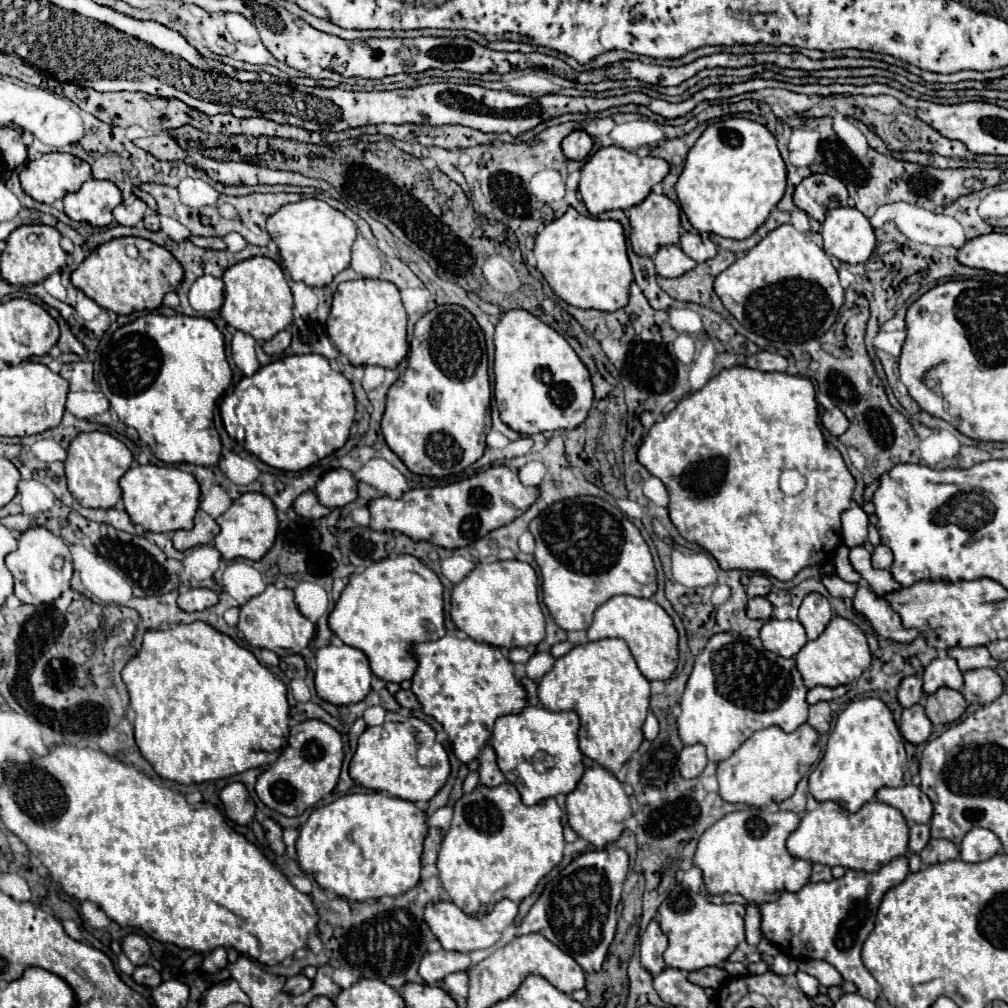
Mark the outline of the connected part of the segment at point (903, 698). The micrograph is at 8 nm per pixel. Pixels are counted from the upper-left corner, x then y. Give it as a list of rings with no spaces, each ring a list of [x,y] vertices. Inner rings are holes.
[[[906,676],[898,686],[898,702],[904,708],[918,704],[922,698],[922,680],[918,676]]]

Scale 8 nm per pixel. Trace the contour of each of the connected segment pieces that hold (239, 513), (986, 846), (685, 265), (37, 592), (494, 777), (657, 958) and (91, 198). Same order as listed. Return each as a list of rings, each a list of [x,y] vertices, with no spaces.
[[[262,492],[242,494],[238,500],[232,502],[232,506],[222,516],[216,518],[216,522],[220,526],[220,534],[216,536],[214,546],[218,548],[224,560],[234,560],[234,558],[260,560],[274,546],[276,532],[278,532],[276,506]]]
[[[972,828],[960,844],[960,856],[964,862],[982,862],[992,858],[1000,850],[1000,838],[986,828]]]
[[[676,244],[660,248],[654,256],[654,264],[656,264],[656,272],[664,278],[682,276],[696,266],[696,262],[692,258],[684,256],[684,252],[680,252],[680,246],[676,246]]]
[[[34,526],[22,534],[18,548],[6,556],[6,568],[14,576],[14,594],[24,604],[48,604],[71,588],[73,564],[68,544],[44,526]]]
[[[490,744],[480,752],[478,774],[480,774],[480,784],[482,786],[498,786],[498,784],[502,784],[506,780],[504,774],[500,772],[498,764],[496,764],[496,754],[494,754]]]
[[[654,918],[646,932],[640,936],[640,958],[642,958],[642,966],[652,974],[660,974],[664,970],[664,950],[668,948],[668,936],[664,936],[664,932],[660,932],[660,924],[658,918]]]
[[[90,178],[82,184],[82,188],[78,192],[72,192],[68,196],[64,196],[64,212],[78,222],[88,222],[90,226],[108,226],[114,216],[112,210],[122,202],[122,192],[116,184],[112,184],[110,180],[96,180]]]

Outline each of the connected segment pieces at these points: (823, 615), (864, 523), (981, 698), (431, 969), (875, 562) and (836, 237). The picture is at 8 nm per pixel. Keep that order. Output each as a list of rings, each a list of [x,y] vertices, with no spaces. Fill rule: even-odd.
[[[808,594],[798,610],[798,620],[802,622],[808,640],[816,640],[832,618],[830,602],[822,594]]]
[[[858,504],[842,512],[842,536],[848,546],[864,544],[868,536],[868,514]]]
[[[992,668],[964,672],[964,698],[972,704],[988,704],[1004,692],[1002,678]]]
[[[440,950],[440,952],[434,952],[434,954],[426,954],[420,962],[418,972],[424,978],[424,982],[436,984],[436,982],[444,980],[448,974],[468,970],[468,968],[470,968],[470,956],[468,954]]]
[[[878,544],[872,552],[872,566],[874,568],[890,568],[892,564],[892,550],[884,544]]]
[[[850,206],[828,212],[820,234],[824,238],[826,254],[836,256],[840,262],[860,264],[868,260],[876,248],[874,228],[868,218]]]

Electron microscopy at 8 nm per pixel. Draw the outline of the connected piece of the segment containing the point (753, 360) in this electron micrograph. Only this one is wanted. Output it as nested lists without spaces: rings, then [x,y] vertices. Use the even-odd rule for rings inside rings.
[[[758,352],[746,360],[746,366],[758,368],[762,372],[784,372],[790,364],[790,358],[774,354],[774,352]]]

